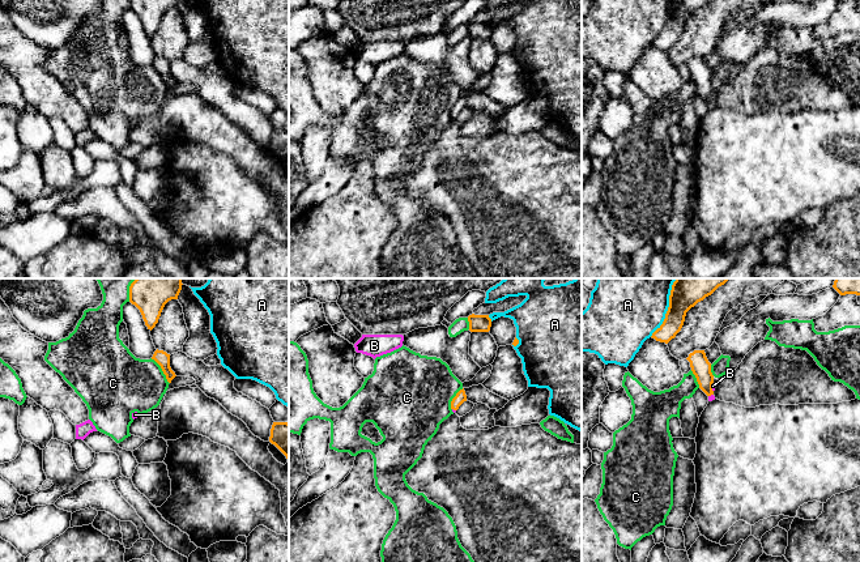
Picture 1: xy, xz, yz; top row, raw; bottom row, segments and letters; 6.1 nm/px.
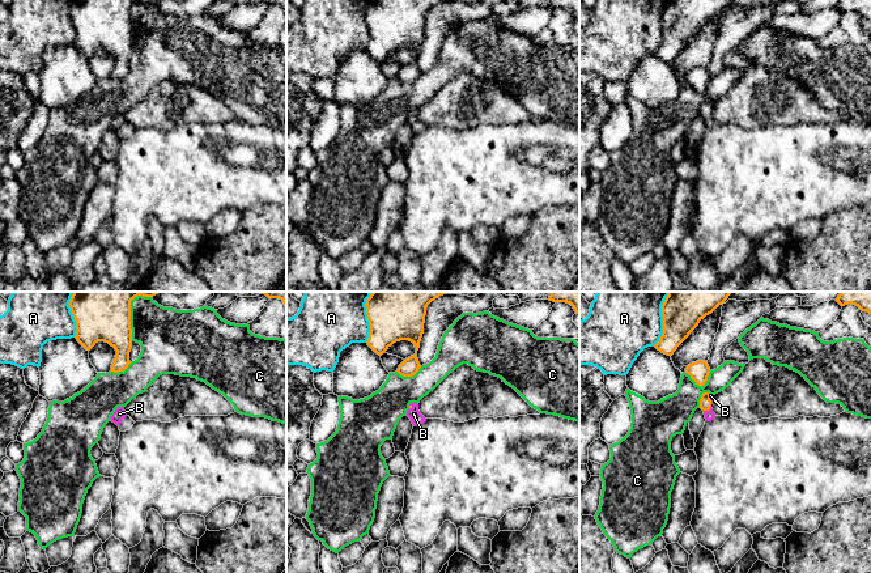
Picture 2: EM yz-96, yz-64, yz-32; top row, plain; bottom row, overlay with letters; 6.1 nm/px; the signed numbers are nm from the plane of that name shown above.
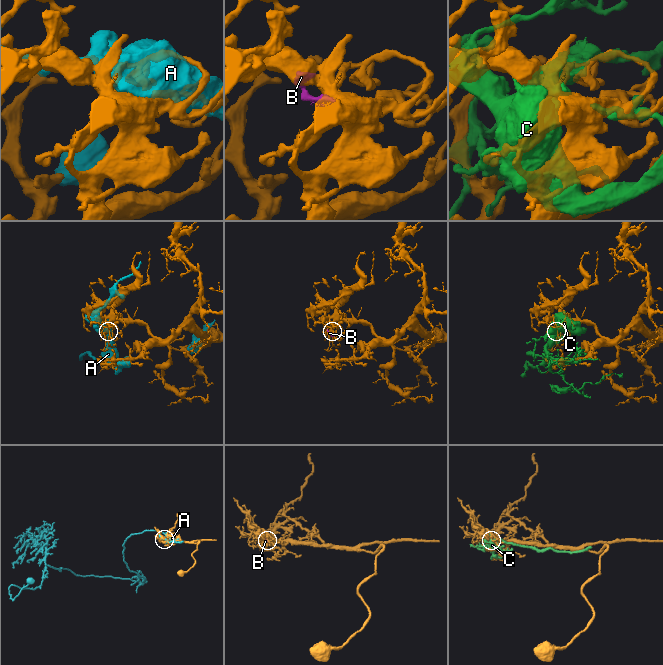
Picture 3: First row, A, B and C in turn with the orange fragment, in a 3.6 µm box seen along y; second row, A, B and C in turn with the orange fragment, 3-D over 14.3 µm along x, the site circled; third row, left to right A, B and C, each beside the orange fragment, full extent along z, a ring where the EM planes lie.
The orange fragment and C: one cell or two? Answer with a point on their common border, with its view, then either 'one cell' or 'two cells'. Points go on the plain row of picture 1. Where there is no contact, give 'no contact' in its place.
meets orange in xy at (162, 77); two cells

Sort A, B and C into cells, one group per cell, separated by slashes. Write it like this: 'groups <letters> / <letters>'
groups A / B / C

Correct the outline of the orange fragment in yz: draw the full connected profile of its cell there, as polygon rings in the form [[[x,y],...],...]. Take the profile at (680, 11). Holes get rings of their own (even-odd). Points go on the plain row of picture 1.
[[[670,0],[665,26],[651,44],[668,51],[681,38],[686,20],[711,1],[712,0]]]

